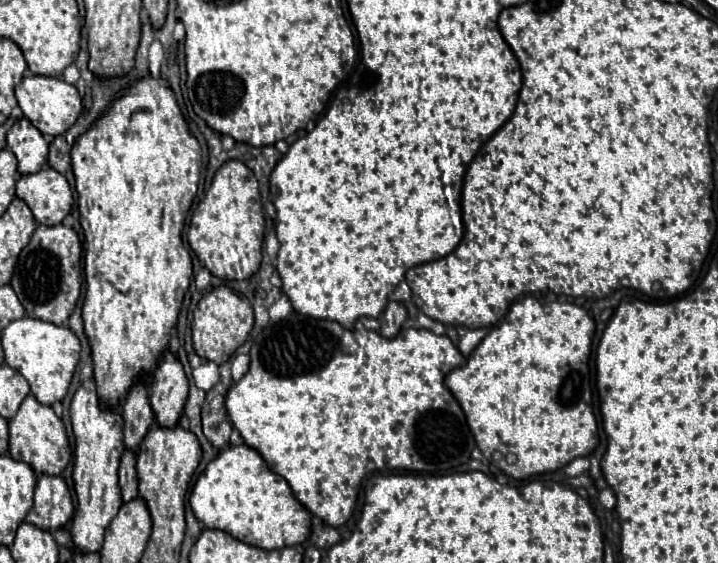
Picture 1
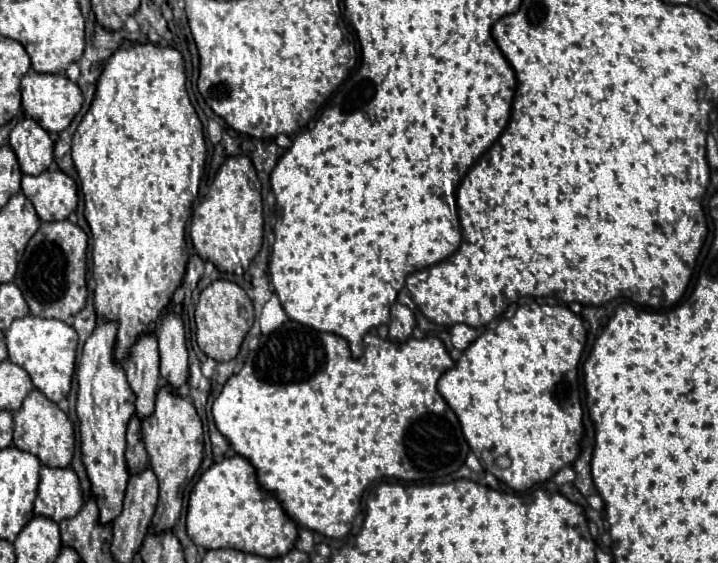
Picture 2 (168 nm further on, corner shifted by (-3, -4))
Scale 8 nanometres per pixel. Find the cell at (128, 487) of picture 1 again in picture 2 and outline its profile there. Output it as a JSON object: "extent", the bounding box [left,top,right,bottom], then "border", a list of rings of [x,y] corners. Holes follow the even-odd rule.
{"extent":[126,414,148,474],"border":[[[134,414],[128,422],[128,432],[126,432],[126,462],[128,462],[128,470],[130,474],[140,472],[146,468],[148,464],[148,452],[142,444],[142,432],[140,432],[140,418]]]}

